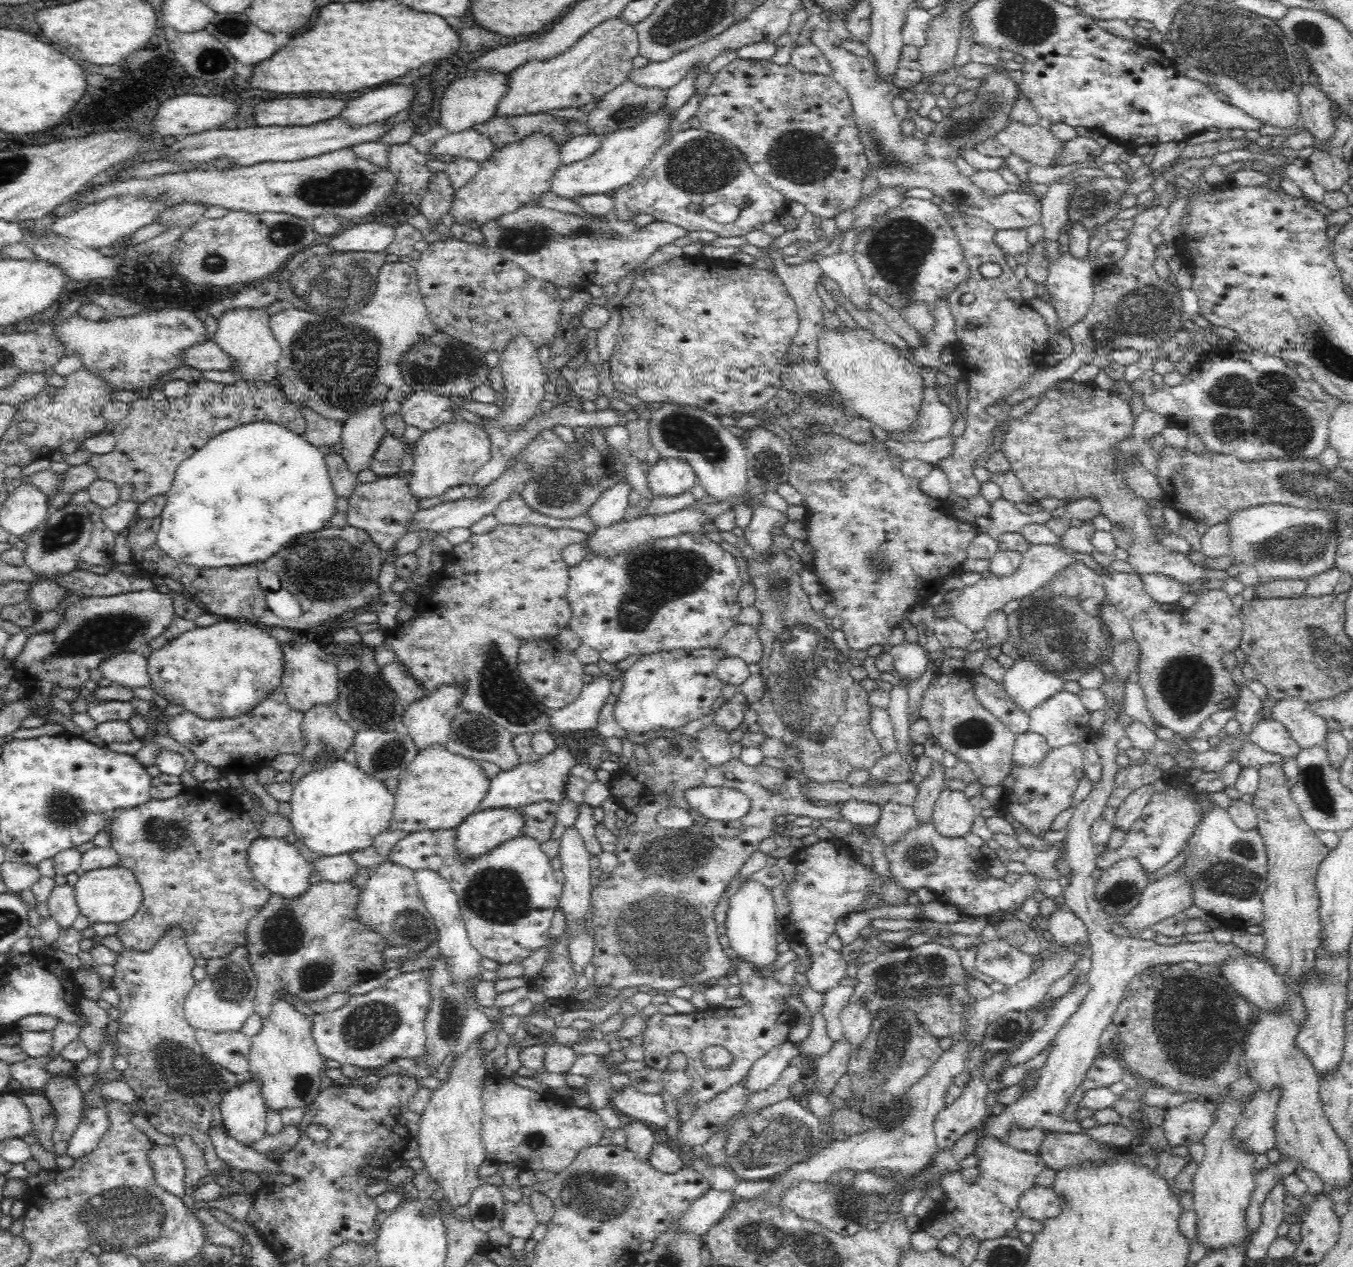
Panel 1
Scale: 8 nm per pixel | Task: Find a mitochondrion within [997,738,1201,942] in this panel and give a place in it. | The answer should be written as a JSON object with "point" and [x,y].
{"point":[1124,891]}

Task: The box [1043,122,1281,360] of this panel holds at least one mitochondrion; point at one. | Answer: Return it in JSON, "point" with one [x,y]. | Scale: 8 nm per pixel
{"point":[1144,311]}

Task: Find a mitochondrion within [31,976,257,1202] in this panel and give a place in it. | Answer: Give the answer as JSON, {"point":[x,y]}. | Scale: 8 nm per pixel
{"point":[188,1076]}

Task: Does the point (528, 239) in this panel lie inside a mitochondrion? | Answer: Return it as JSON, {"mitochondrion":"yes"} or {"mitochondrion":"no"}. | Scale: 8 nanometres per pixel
{"mitochondrion":"yes"}

